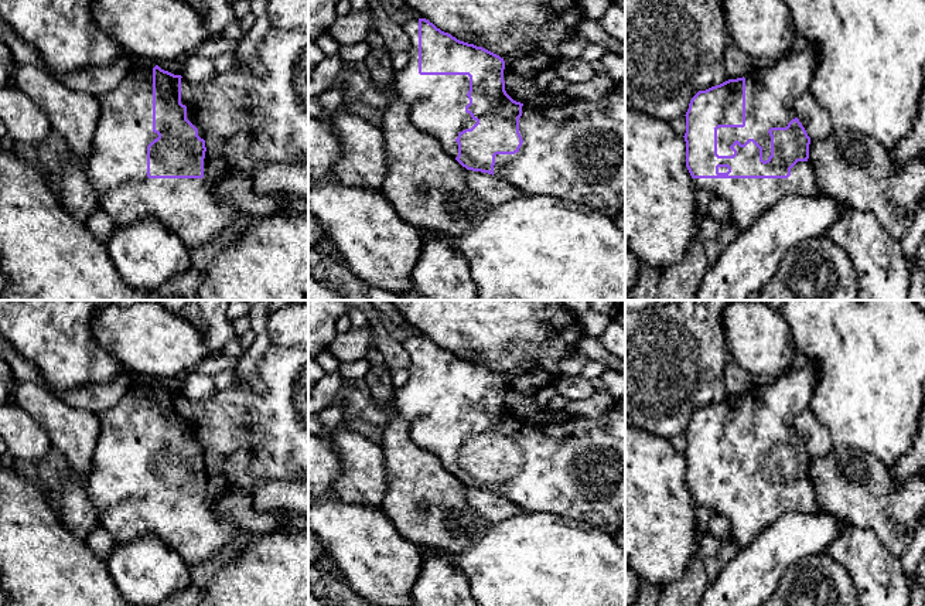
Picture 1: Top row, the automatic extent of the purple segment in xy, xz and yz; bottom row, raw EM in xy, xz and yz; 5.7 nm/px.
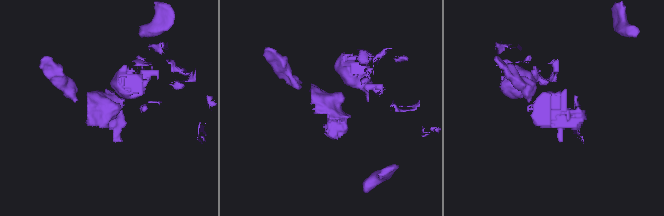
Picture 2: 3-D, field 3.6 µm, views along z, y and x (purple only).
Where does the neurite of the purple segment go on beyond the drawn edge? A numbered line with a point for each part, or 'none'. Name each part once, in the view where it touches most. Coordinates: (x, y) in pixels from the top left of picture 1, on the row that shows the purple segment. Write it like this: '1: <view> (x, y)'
1: xy (245, 121)

